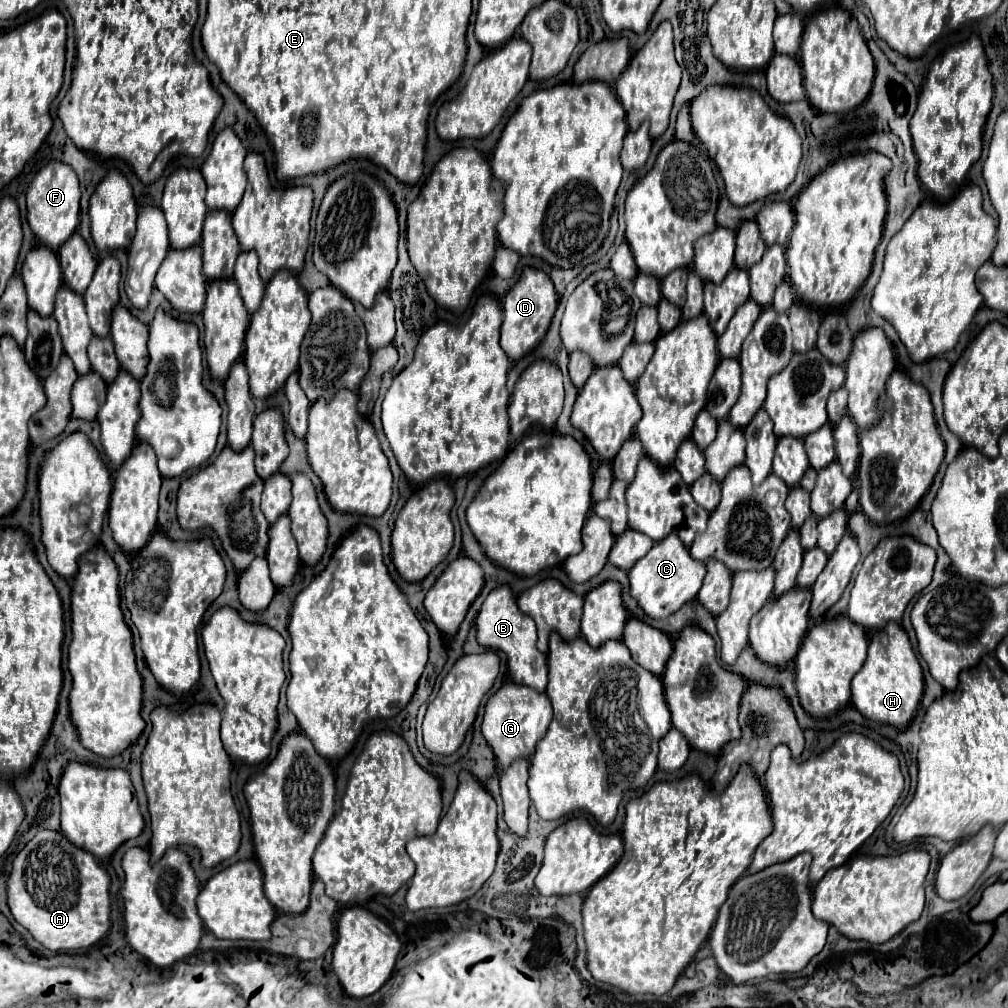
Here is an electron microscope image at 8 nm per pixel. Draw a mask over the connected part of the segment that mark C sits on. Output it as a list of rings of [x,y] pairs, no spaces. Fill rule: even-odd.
[[[667,535],[663,541],[657,541],[653,549],[645,557],[641,557],[629,571],[631,581],[629,593],[633,599],[637,599],[639,607],[649,617],[665,619],[697,595],[705,579],[705,573],[707,573],[705,563],[693,559],[689,555],[689,549],[681,543],[681,539],[677,539],[677,535]]]

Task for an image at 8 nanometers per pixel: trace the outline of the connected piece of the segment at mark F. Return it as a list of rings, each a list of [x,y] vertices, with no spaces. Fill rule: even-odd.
[[[51,161],[33,177],[27,189],[27,221],[35,237],[49,249],[57,251],[57,247],[75,233],[79,225],[79,197],[79,179],[67,163]]]

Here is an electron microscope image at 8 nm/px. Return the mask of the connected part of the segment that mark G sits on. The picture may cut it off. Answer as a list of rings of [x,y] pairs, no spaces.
[[[507,681],[495,695],[489,697],[485,705],[485,717],[483,717],[483,737],[487,745],[493,749],[499,769],[509,767],[513,759],[531,759],[535,745],[539,739],[545,737],[545,731],[551,723],[551,703],[545,693],[537,693],[529,687],[517,685]]]

